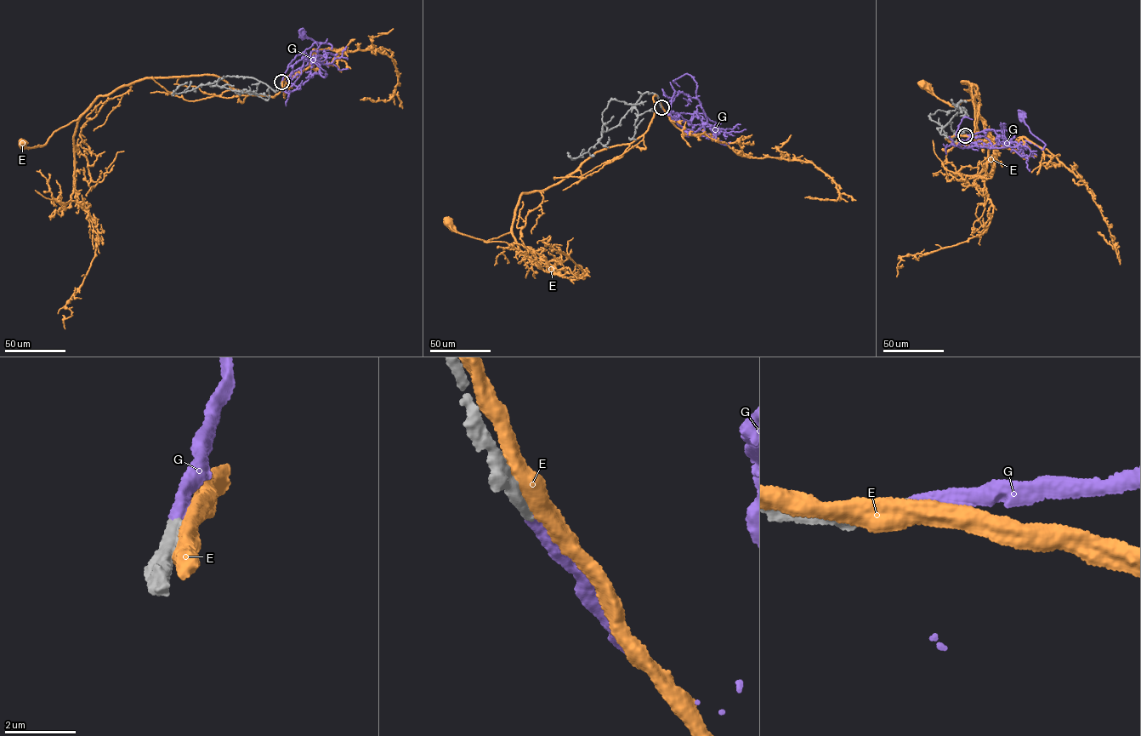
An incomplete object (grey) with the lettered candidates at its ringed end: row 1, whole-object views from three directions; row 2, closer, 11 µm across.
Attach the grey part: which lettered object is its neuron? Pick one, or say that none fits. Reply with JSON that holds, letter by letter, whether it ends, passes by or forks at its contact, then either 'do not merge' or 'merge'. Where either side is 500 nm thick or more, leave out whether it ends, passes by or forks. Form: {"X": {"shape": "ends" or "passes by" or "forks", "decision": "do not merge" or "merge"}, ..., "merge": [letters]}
{"E": {"decision": "do not merge"}, "G": {"shape": "ends", "decision": "merge"}, "merge": ["G"]}

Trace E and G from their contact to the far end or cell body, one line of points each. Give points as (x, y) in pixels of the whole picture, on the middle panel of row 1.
E: (661, 107), (655, 95), (654, 117), (634, 140), (521, 194), (510, 232), (486, 242), (446, 222)
G: (662, 108), (684, 128), (695, 132), (703, 126), (710, 137), (729, 142), (721, 144), (688, 133)

